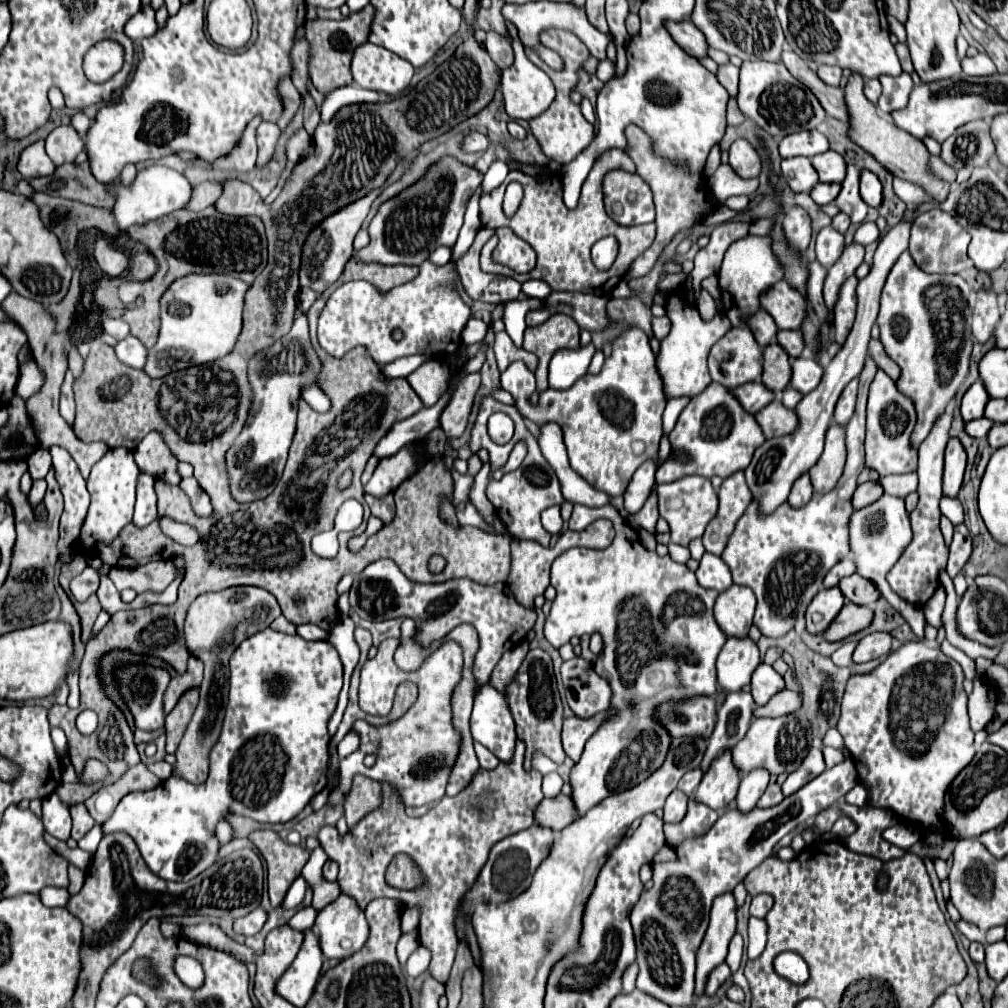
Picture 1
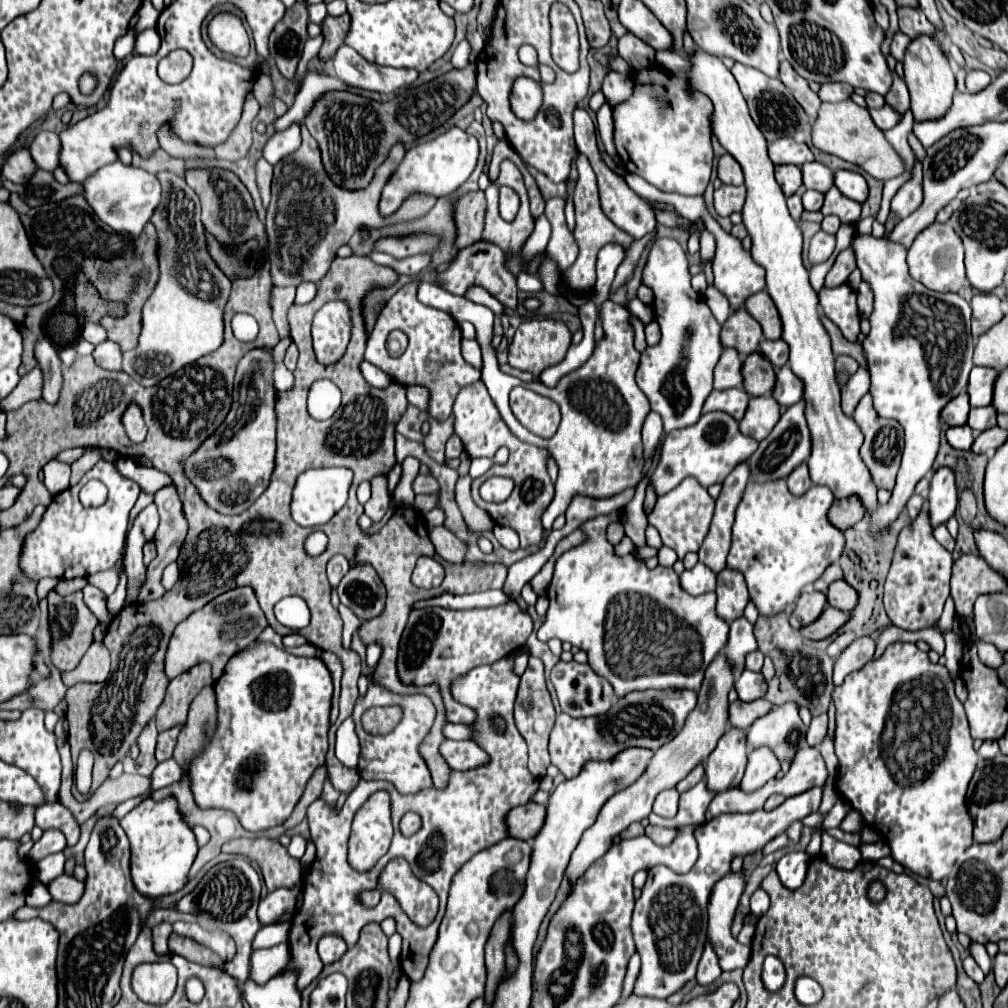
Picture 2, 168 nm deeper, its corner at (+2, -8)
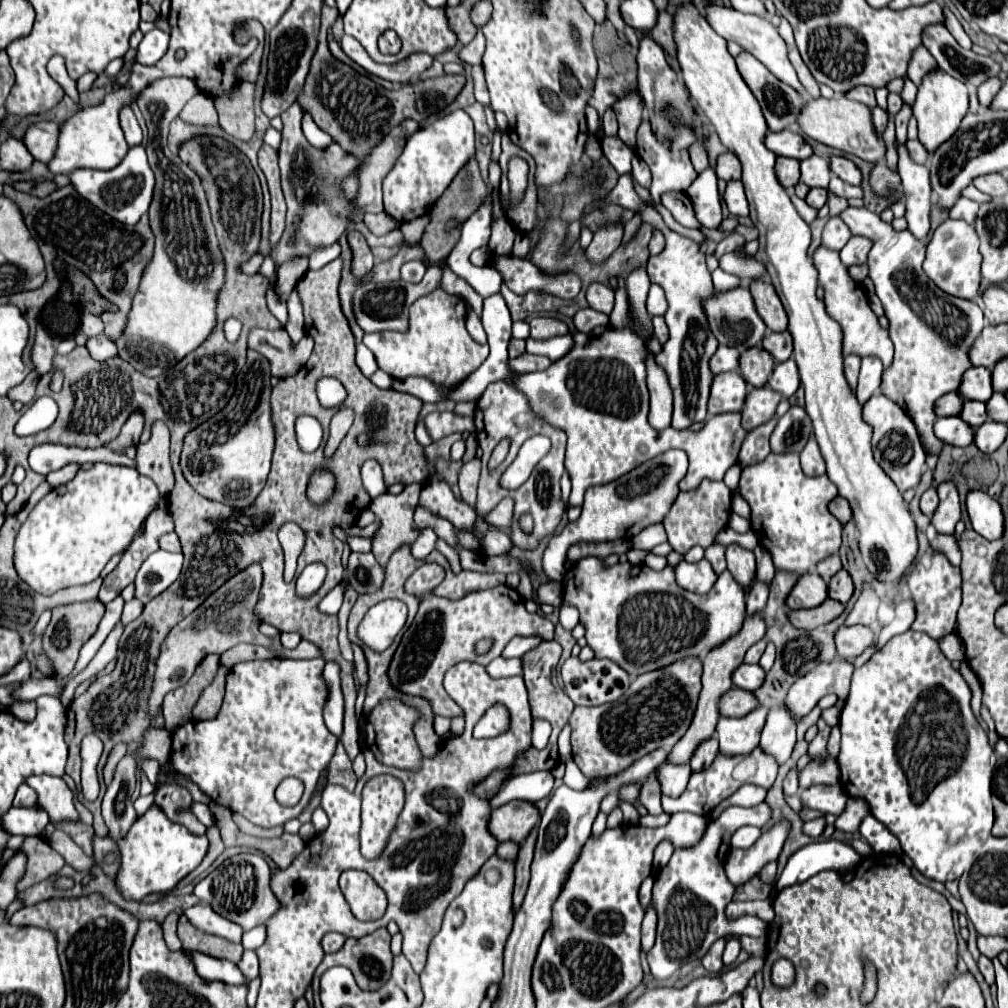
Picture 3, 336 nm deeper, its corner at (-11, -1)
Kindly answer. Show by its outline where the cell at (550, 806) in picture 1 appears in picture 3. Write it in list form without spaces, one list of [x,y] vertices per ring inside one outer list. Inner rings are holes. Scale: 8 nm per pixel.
[[[509,801],[507,805],[501,805],[493,809],[491,821],[489,821],[489,831],[499,839],[499,841],[515,841],[523,843],[537,827],[541,819],[541,811],[535,807],[531,801]]]

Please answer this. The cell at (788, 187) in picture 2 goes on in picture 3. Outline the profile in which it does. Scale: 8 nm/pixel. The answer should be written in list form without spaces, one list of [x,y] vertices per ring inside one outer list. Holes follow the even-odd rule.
[[[777,157],[777,163],[775,163],[775,173],[777,173],[777,179],[781,181],[781,185],[785,189],[789,187],[795,187],[801,179],[801,171],[799,171],[799,161],[795,159],[789,159],[789,157]]]

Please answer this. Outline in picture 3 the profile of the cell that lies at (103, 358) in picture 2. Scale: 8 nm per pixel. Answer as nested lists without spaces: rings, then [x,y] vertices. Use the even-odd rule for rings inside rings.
[[[101,333],[97,337],[91,337],[87,341],[87,349],[89,349],[91,357],[97,359],[97,361],[105,361],[105,359],[117,357],[117,345],[115,345],[115,341],[109,339],[105,333]]]

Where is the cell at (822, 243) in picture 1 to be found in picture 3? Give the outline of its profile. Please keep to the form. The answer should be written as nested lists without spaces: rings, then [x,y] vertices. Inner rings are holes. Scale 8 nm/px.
[[[831,217],[823,229],[823,247],[839,251],[851,237],[849,227],[845,227],[845,221],[839,217]]]

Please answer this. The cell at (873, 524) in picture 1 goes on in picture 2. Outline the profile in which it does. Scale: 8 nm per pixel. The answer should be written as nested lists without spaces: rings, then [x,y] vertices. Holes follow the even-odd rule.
[[[854,234],[852,250],[856,254],[862,280],[868,282],[874,294],[870,334],[862,342],[872,376],[870,394],[874,410],[882,418],[894,418],[904,428],[906,442],[892,498],[886,506],[878,506],[870,516],[870,530],[876,534],[880,528],[898,518],[912,496],[916,482],[930,472],[940,444],[940,410],[948,404],[948,400],[966,390],[974,346],[974,338],[970,334],[972,310],[958,294],[932,292],[912,280],[906,264],[906,248],[892,242],[888,236],[874,238],[872,234]]]

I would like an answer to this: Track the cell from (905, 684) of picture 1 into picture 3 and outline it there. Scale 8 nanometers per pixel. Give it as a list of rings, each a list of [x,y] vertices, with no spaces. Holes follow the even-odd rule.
[[[913,629],[893,637],[885,647],[881,647],[865,665],[857,667],[853,671],[853,679],[851,679],[851,691],[847,695],[845,707],[841,711],[841,753],[839,753],[839,767],[841,767],[841,787],[849,797],[861,797],[869,803],[871,807],[871,815],[875,819],[879,819],[883,825],[887,825],[887,829],[899,839],[901,849],[909,855],[909,859],[913,861],[913,865],[929,879],[935,881],[953,881],[959,879],[965,871],[969,871],[969,867],[973,865],[975,853],[977,849],[985,843],[985,839],[991,835],[991,827],[994,824],[994,809],[991,805],[991,775],[994,773],[993,765],[993,749],[989,745],[987,733],[981,727],[979,719],[975,717],[975,713],[971,711],[971,691],[965,683],[965,679],[961,677],[961,673],[957,669],[951,667],[951,661],[941,653],[939,645],[935,639],[929,639],[929,635],[921,635],[915,633]]]

